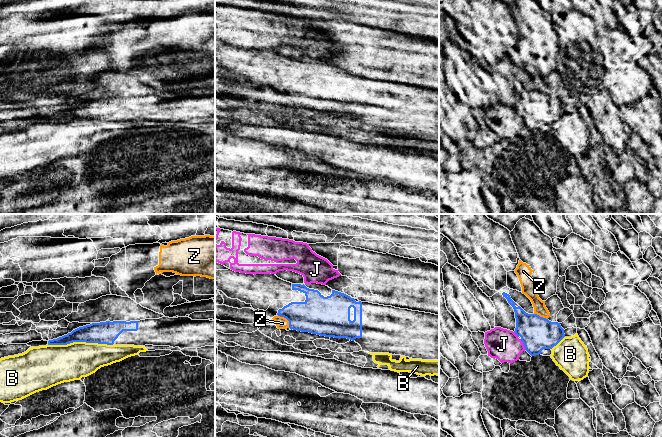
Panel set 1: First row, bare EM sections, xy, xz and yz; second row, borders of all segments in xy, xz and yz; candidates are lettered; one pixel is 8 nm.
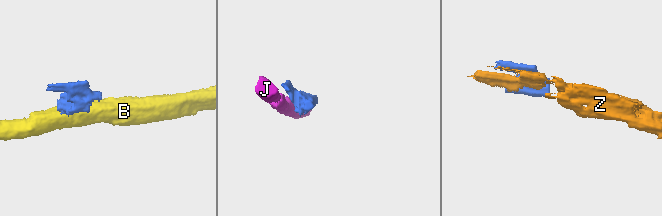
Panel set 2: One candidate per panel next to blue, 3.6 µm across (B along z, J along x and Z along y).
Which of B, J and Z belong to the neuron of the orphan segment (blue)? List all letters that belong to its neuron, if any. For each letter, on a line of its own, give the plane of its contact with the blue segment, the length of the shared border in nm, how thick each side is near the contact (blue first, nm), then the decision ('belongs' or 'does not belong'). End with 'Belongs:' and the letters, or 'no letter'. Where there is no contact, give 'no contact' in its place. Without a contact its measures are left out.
B: xy | 550 nm | 180/300 nm | does not belong
J: yz | 100 nm | 280/260 nm | does not belong
Z: xz | 140 nm | 300/100 nm | does not belong
Belongs: no letter

